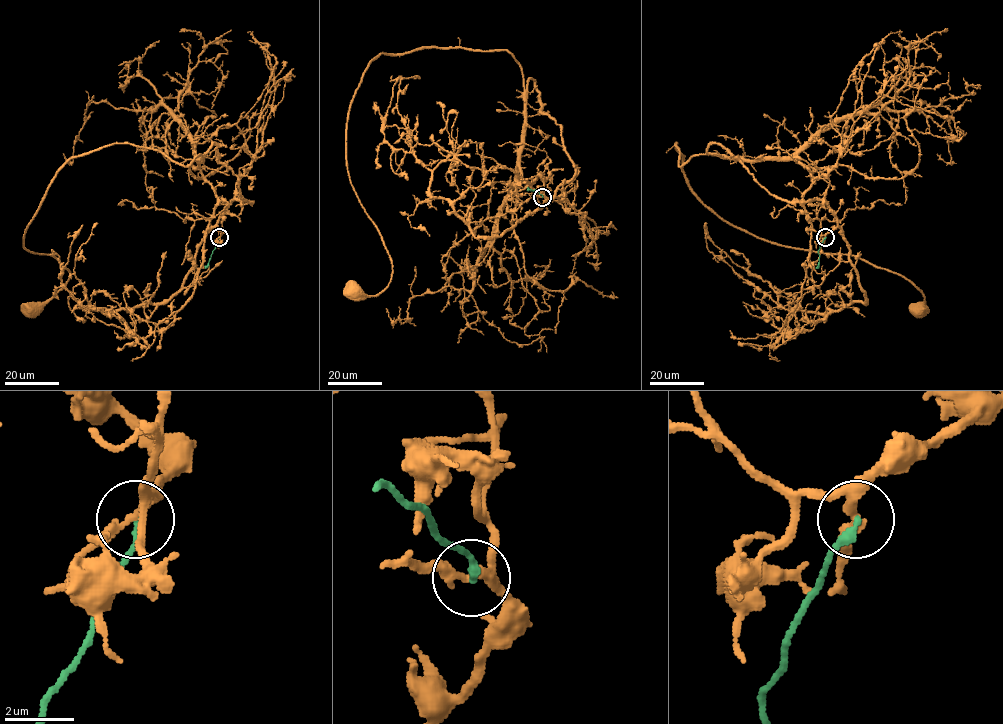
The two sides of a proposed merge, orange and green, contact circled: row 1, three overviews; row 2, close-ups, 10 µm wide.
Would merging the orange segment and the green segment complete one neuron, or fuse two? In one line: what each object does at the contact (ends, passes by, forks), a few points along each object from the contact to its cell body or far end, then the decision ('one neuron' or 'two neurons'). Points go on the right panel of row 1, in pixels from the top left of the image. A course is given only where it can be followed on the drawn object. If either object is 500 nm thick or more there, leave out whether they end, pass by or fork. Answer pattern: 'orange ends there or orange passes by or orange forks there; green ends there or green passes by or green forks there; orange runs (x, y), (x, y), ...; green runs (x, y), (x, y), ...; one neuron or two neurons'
orange passes by; green ends there; orange runs (825, 237), (824, 202), (770, 194), (717, 144), (680, 166), (676, 144), (718, 216), (904, 276), (918, 308); green runs (825, 237), (818, 250), (816, 268); two neurons

